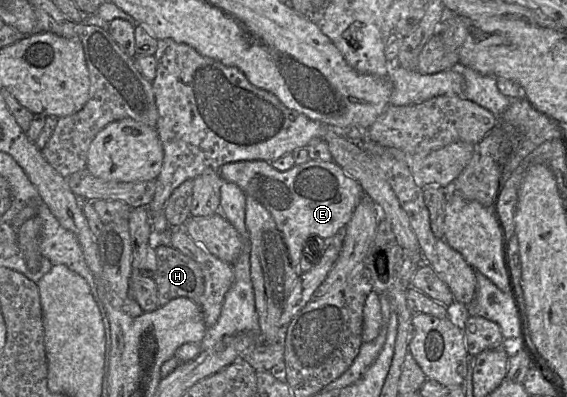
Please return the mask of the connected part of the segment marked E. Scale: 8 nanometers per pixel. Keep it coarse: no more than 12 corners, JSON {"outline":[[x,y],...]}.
{"outline":[[334,161],[219,169],[272,216],[297,268],[364,198]]}

